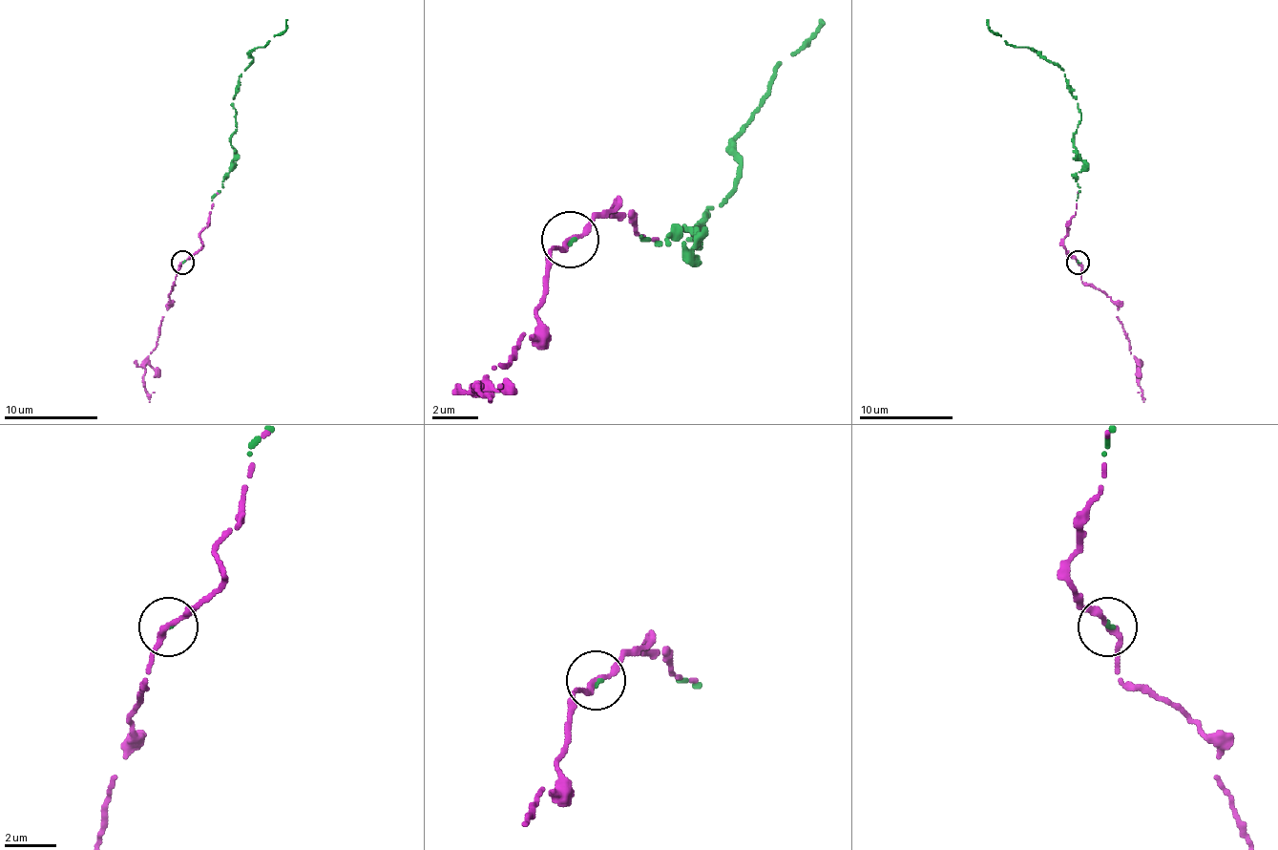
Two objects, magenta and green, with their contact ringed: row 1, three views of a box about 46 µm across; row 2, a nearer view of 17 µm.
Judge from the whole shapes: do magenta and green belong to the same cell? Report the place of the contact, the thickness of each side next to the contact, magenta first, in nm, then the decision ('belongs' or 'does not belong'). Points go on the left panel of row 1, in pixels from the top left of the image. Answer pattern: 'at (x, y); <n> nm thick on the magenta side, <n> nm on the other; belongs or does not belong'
at (182, 263); 220 nm thick on the magenta side, 130 nm on the other; belongs

